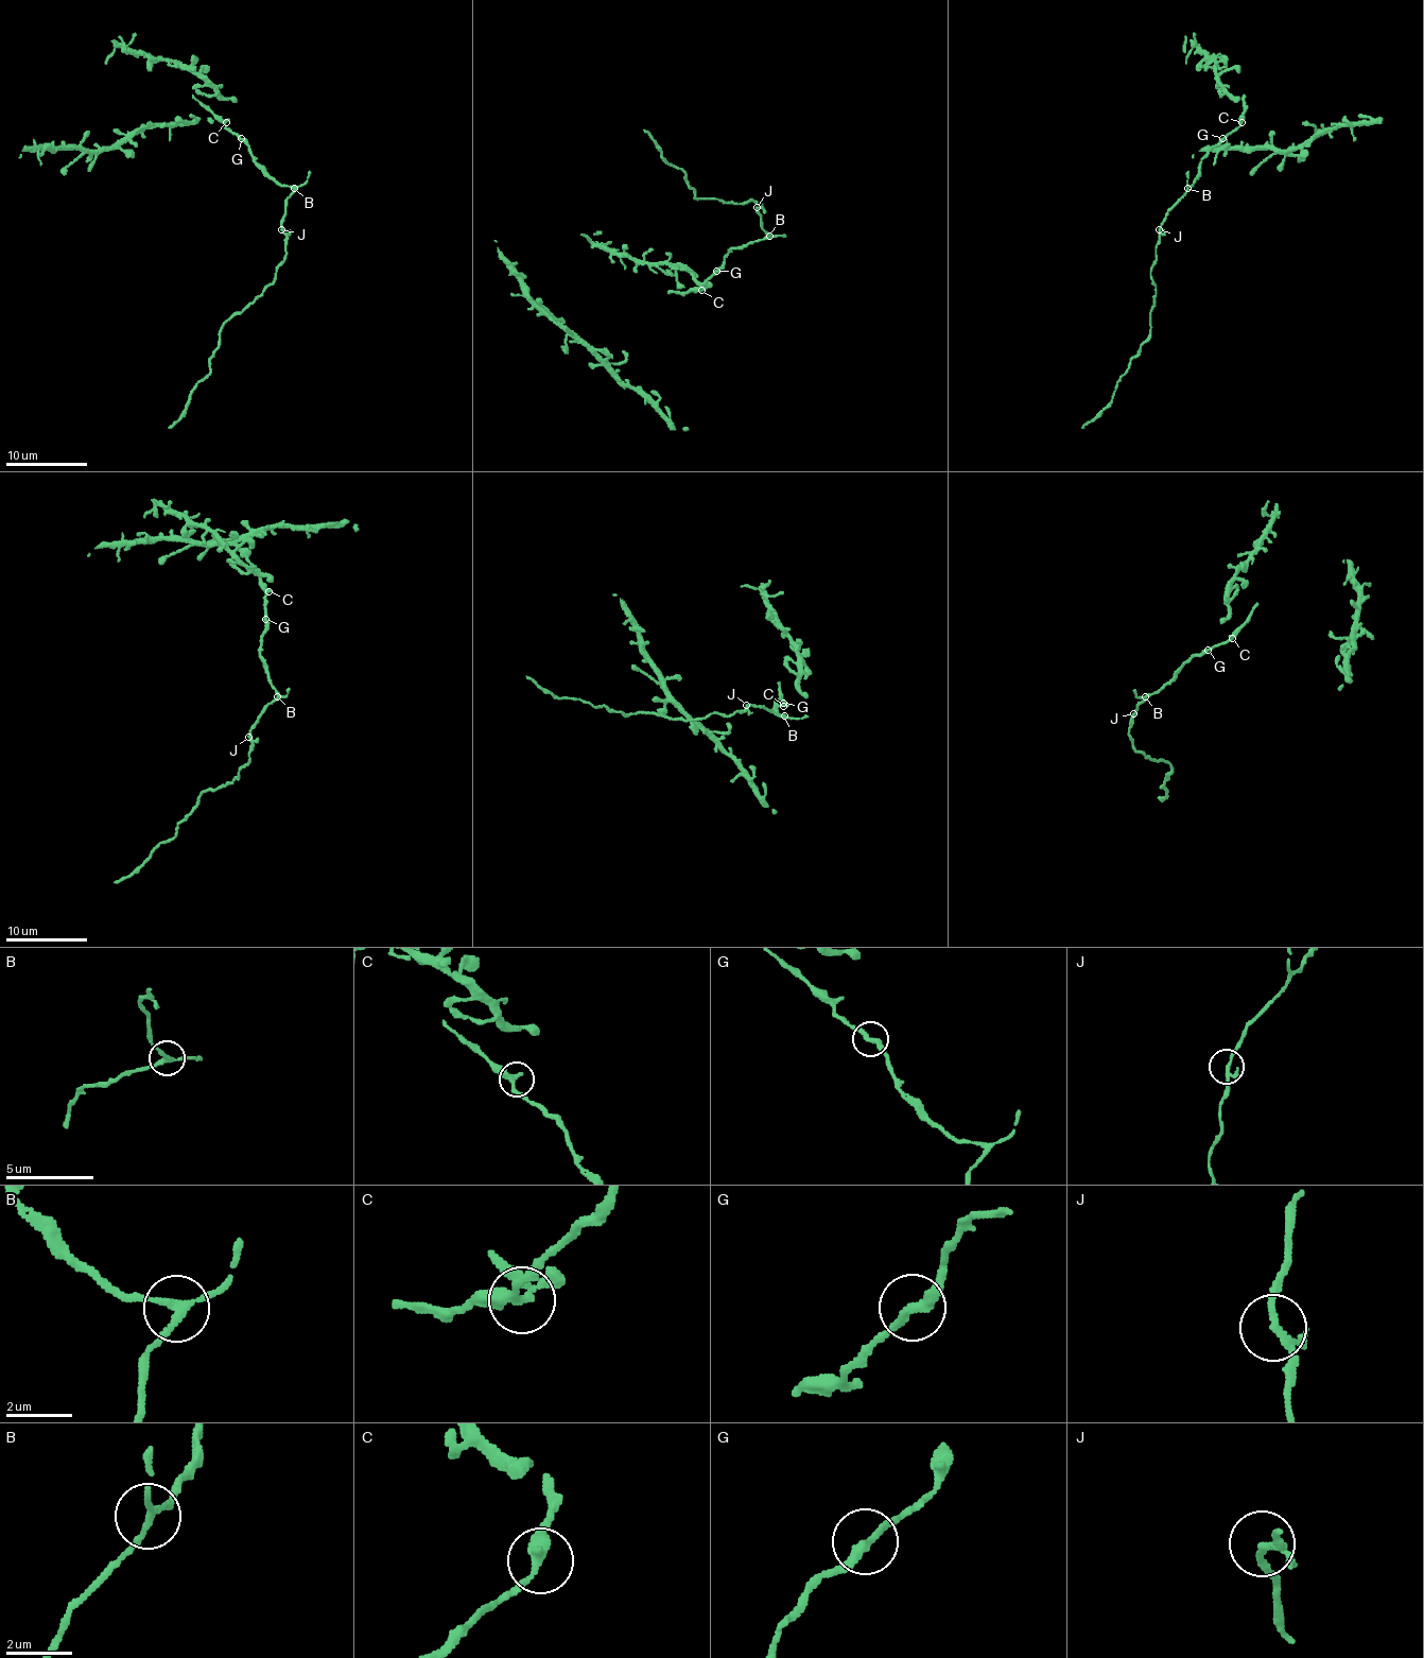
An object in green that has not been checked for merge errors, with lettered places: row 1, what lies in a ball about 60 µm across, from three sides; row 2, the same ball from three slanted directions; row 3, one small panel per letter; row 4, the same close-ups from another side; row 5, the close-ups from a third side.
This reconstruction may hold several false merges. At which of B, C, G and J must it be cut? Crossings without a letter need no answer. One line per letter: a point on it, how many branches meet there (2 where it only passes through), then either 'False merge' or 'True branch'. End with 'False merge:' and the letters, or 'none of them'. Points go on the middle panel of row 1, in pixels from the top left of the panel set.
B: Place: (769, 236). Branches: 3. True branch
C: Place: (701, 290). Branches: 2. True branch
G: Place: (716, 271). Branches: 2. True branch
J: Place: (757, 207). Branches: 3. True branch
False merge: none of them

